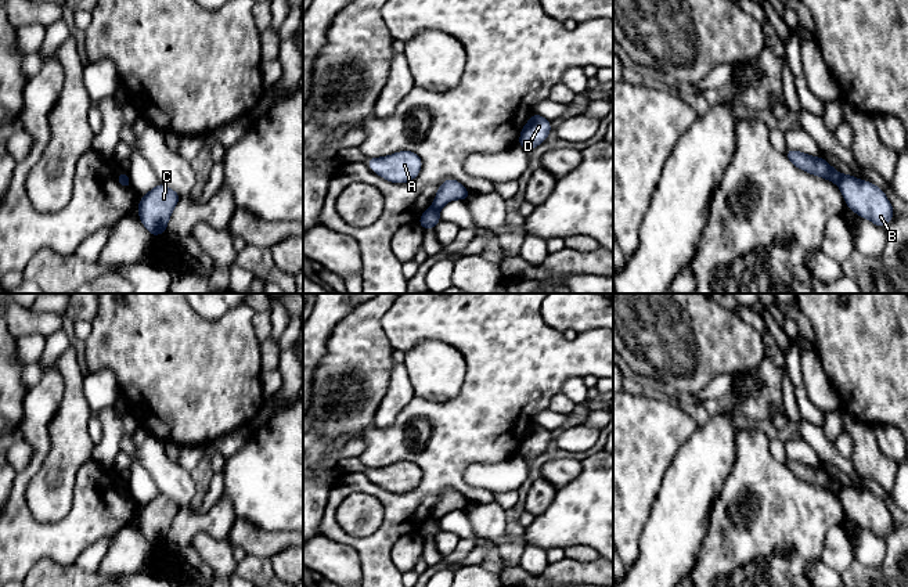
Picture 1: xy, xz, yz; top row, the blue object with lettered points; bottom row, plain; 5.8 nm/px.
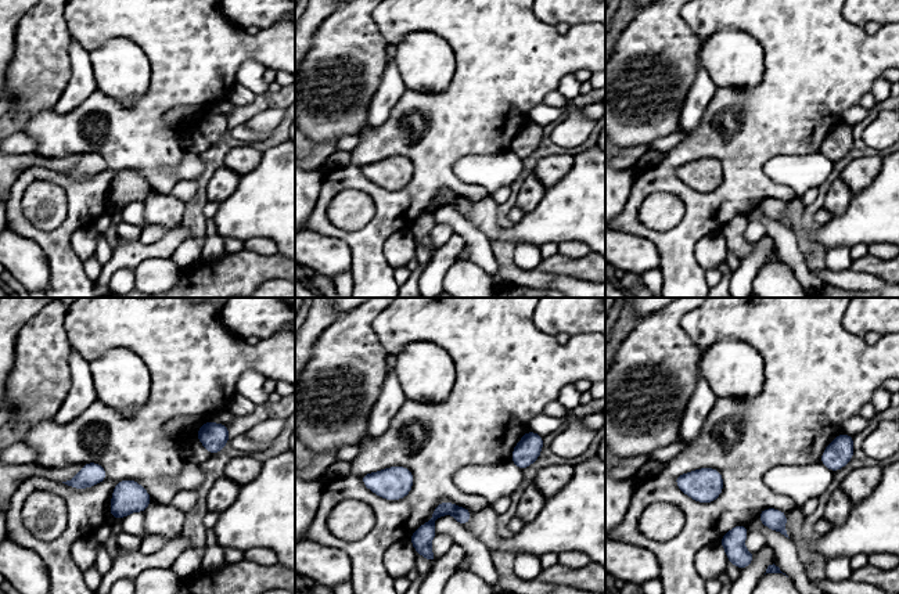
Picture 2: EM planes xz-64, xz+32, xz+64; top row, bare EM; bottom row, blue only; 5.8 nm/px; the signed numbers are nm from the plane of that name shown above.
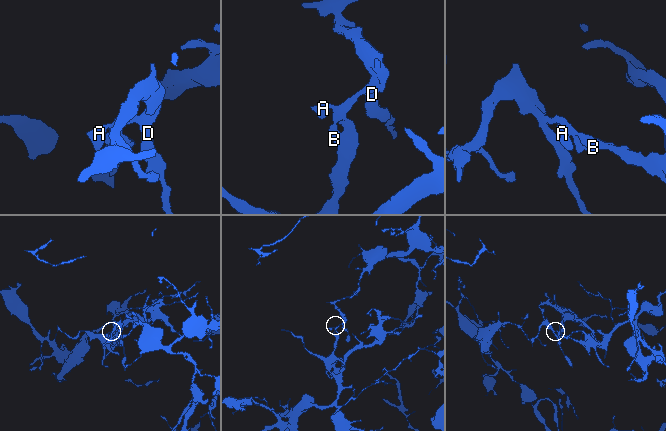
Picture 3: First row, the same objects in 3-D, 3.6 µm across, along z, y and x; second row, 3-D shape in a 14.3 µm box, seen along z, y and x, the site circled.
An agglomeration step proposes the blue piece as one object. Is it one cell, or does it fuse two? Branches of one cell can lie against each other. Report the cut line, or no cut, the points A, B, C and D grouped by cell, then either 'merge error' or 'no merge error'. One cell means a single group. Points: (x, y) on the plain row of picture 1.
yz (842, 485), (836, 493) | A D / B C | merge error

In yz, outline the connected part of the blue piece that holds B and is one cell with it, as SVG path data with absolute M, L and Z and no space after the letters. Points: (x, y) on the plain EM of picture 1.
M842 485L837 496L847 518L858 526L869 529L875 536L884 539L894 526L891 514L878 496L866 490L857 490L851 485Z

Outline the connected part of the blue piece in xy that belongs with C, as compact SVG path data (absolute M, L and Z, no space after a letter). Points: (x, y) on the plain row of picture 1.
M162 493L149 503L141 505L140 515L137 516L138 526L152 547L165 543L180 508L181 507L176 501Z

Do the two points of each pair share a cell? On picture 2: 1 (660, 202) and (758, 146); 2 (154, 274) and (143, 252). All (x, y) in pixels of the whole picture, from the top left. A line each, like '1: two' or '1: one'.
1: two
2: two

